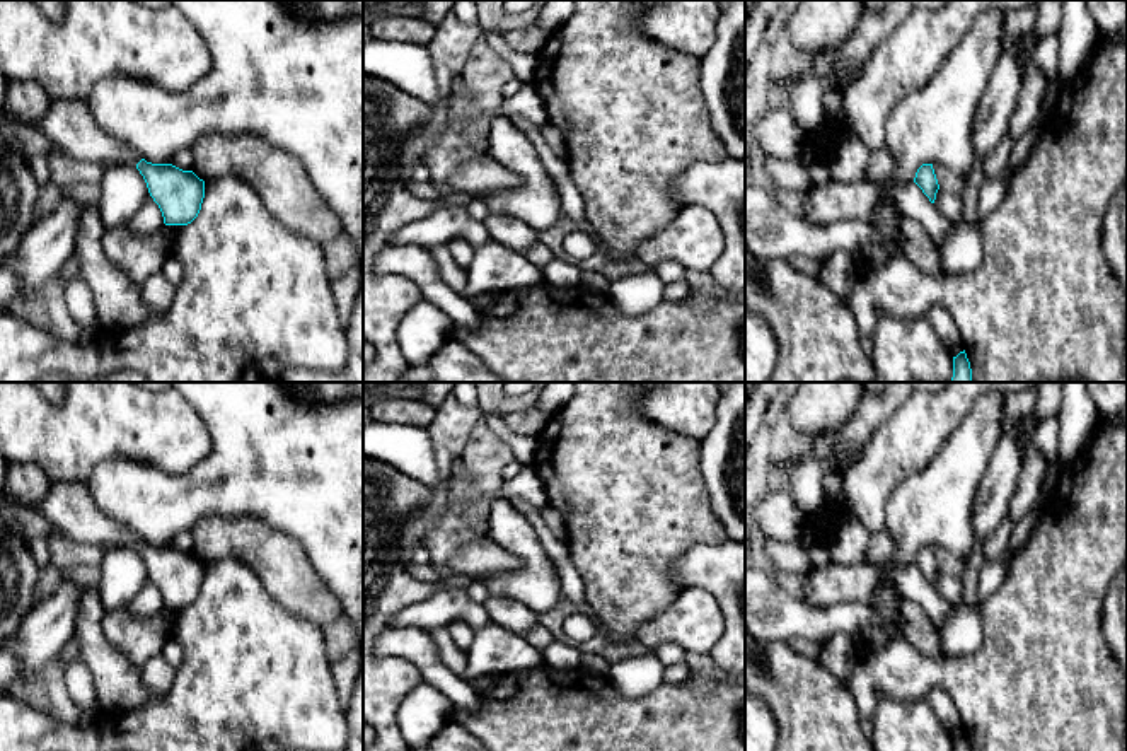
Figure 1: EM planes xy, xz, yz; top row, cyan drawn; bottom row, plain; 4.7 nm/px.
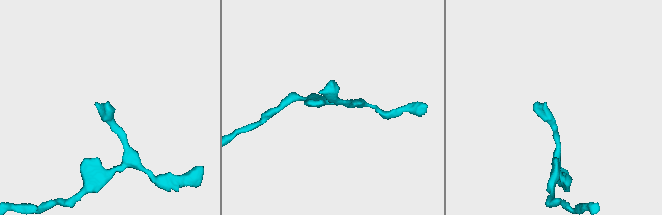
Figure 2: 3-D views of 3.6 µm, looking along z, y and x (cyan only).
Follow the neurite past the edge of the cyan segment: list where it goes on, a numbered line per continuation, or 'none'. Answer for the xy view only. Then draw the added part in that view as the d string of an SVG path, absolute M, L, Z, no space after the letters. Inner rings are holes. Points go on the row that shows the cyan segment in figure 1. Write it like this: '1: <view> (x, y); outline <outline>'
1: xy (69, 125); outline M60 99L51 101L49 111L36 123L20 121L26 126L38 128L56 148L68 154L72 159L87 160L92 164L109 166L113 162L136 166L142 157L133 152L124 142L114 138L104 131L90 113L87 101L84 99ZM0 109L0 118L7 121L20 121Z

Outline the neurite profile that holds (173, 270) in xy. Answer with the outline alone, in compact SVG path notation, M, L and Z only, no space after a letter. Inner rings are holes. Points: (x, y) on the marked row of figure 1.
M172 254L165 258L160 273L176 287L179 287L184 278L184 268Z

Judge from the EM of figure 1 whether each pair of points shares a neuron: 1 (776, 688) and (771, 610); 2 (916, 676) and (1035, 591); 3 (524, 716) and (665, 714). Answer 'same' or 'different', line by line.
1: different
2: same
3: same

